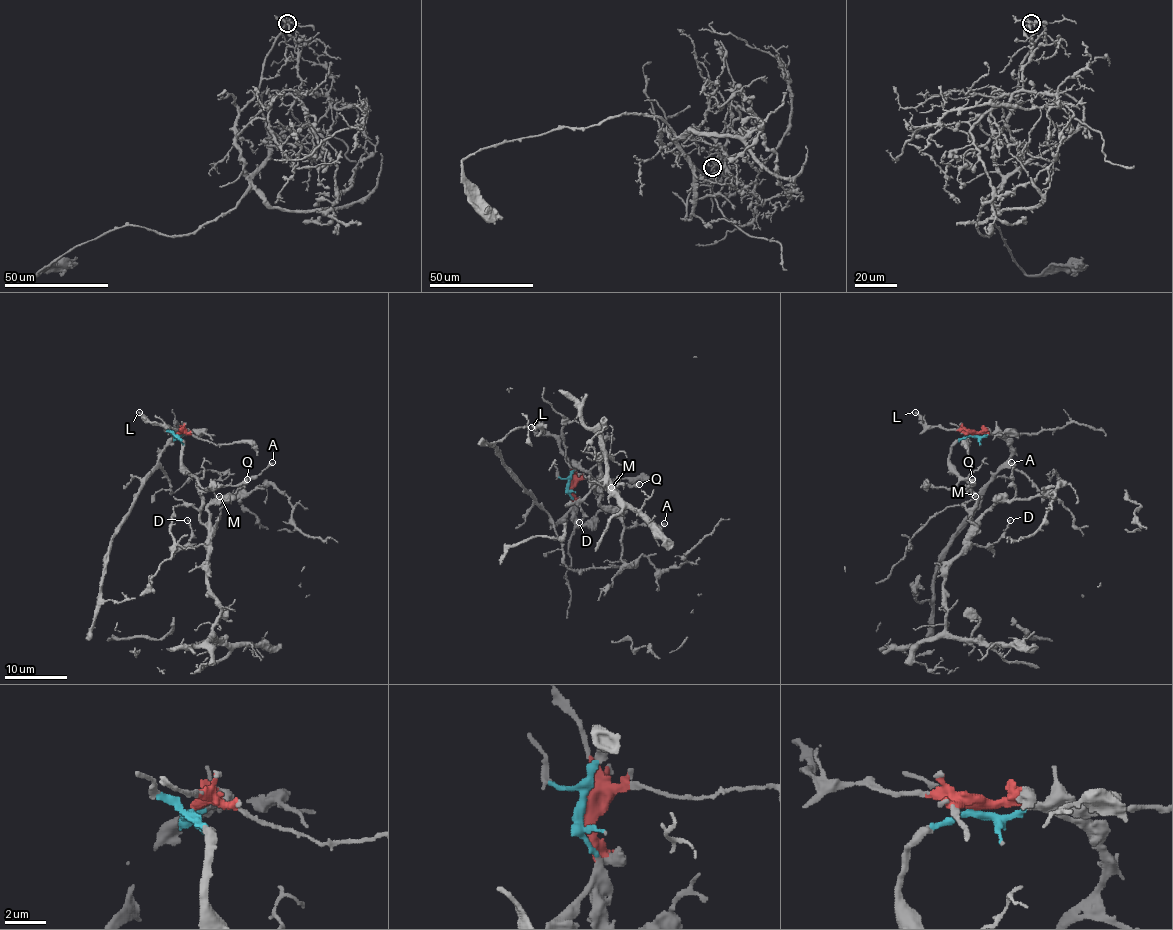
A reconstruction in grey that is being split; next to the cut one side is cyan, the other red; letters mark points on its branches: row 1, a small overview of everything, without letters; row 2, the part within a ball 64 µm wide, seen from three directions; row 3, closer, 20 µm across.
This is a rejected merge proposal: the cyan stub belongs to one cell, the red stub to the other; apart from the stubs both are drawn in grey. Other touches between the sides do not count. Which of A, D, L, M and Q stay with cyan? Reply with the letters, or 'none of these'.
A, D, M, Q

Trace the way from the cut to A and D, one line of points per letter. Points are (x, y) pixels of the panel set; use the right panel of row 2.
A: (973, 435), (952, 446), (949, 463), (976, 499), (971, 519), (976, 524), (995, 504), (1015, 496), (1012, 463)
D: (973, 435), (960, 438), (952, 446), (949, 463), (976, 499), (970, 543), (993, 544), (1010, 519)

